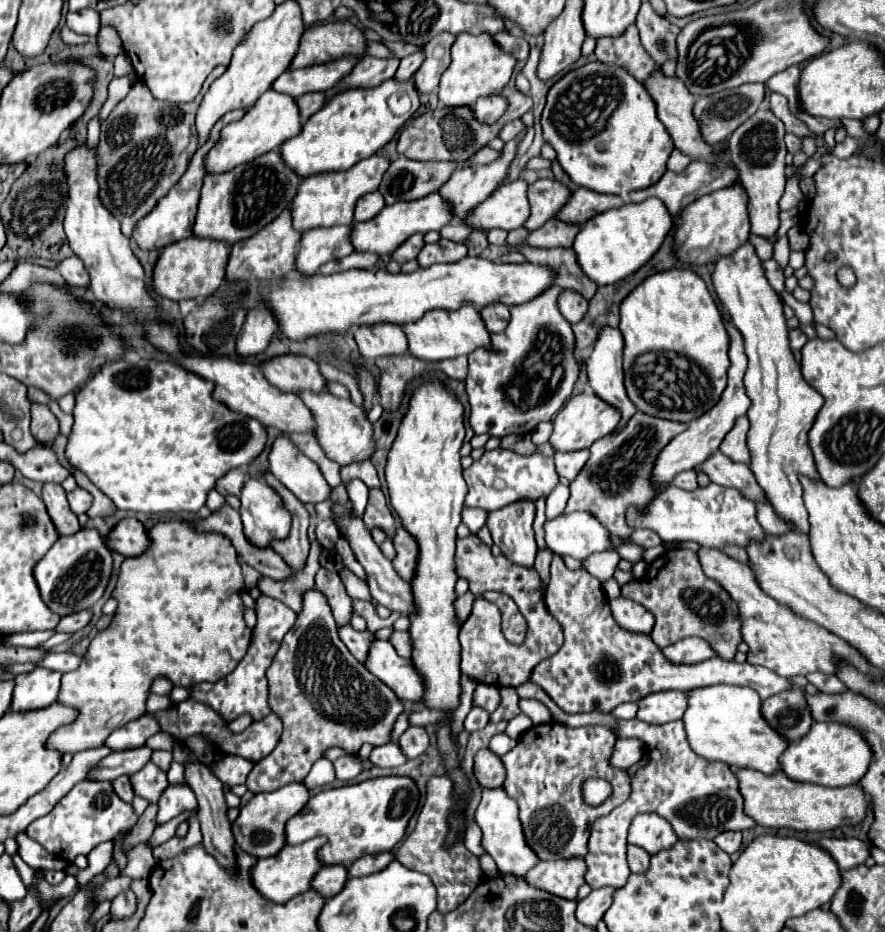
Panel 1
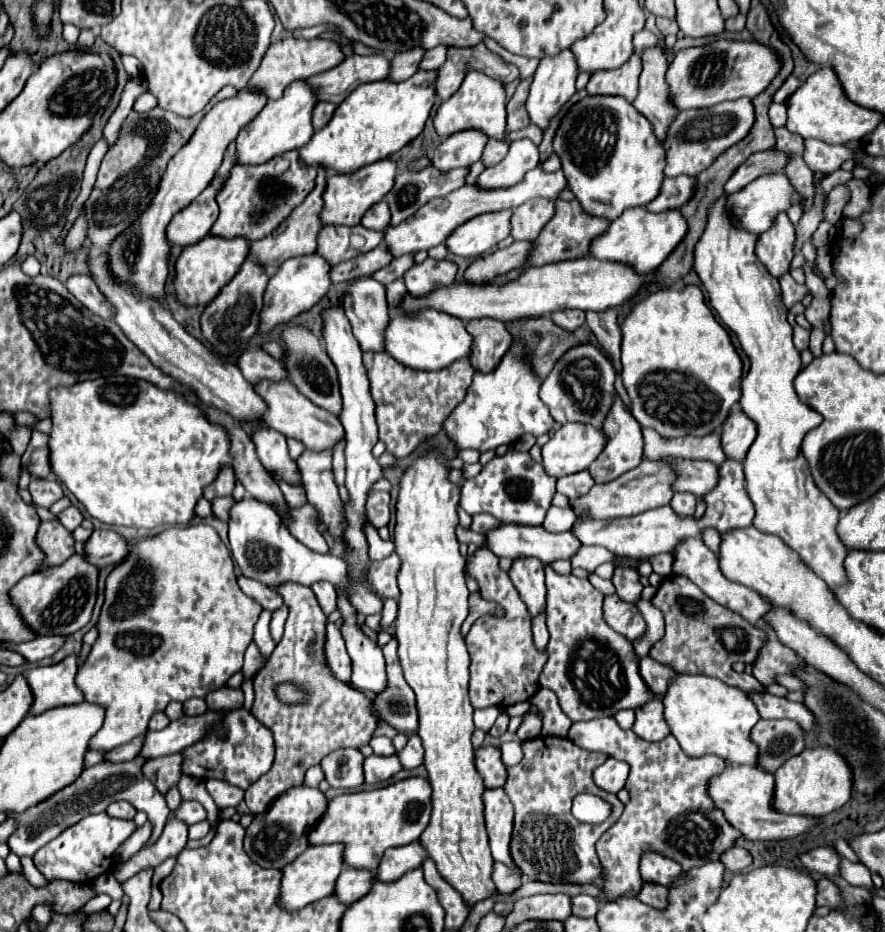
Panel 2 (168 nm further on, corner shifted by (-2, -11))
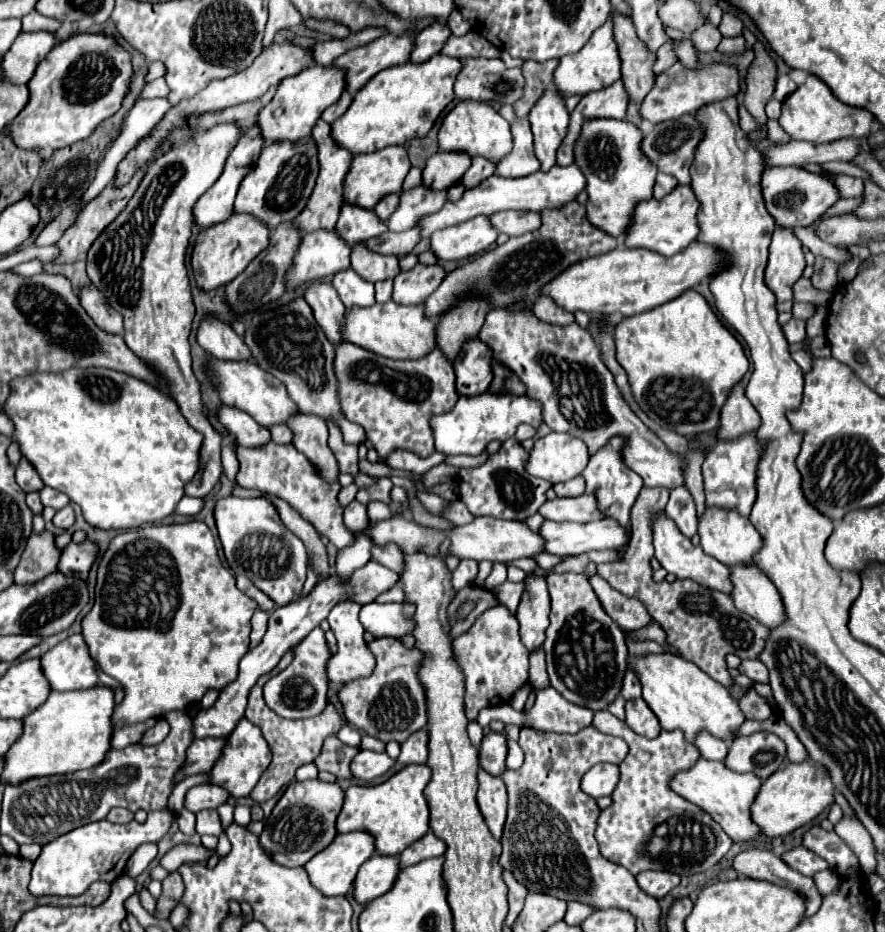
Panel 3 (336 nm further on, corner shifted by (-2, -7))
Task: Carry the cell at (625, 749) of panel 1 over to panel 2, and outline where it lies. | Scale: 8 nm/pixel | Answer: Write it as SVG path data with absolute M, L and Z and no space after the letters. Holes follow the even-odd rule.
M610 757L604 765L594 769L592 779L606 793L618 793L628 779L628 765L624 761Z

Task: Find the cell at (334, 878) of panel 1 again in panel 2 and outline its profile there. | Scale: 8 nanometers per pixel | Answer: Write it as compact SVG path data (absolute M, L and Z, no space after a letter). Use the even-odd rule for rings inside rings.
M348 867L348 869L344 869L344 873L340 873L340 877L336 881L336 897L342 903L352 905L354 901L364 897L372 889L374 881L376 881L376 877L372 877L372 871Z

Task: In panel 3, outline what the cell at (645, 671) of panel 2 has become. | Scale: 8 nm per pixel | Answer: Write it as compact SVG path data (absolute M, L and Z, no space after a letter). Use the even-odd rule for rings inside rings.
M628 671L626 677L624 677L624 693L622 693L624 699L638 699L642 697L642 683L640 679L636 677L636 673Z

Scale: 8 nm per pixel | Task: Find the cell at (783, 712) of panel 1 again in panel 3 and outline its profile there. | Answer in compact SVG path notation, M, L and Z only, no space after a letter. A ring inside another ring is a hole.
M758 731L758 733L752 733L752 735L746 735L746 737L738 737L736 741L732 741L730 745L730 751L728 751L728 757L724 763L730 765L732 771L740 771L740 773L754 773L762 779L770 777L778 767L782 767L786 759L786 743L776 735L776 733L766 733L766 731Z

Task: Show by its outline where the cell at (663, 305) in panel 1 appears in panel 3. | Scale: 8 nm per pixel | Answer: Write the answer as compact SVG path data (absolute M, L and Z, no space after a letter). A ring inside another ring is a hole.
M694 289L660 309L624 317L614 327L614 341L616 359L628 373L640 409L678 435L714 433L722 405L750 365L738 339L718 323L706 299Z

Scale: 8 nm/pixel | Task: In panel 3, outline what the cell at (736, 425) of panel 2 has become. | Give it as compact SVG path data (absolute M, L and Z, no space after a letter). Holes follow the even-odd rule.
M736 385L722 407L716 441L732 441L736 437L744 437L746 433L754 433L760 427L760 423L762 419L758 411L746 399L744 389Z

